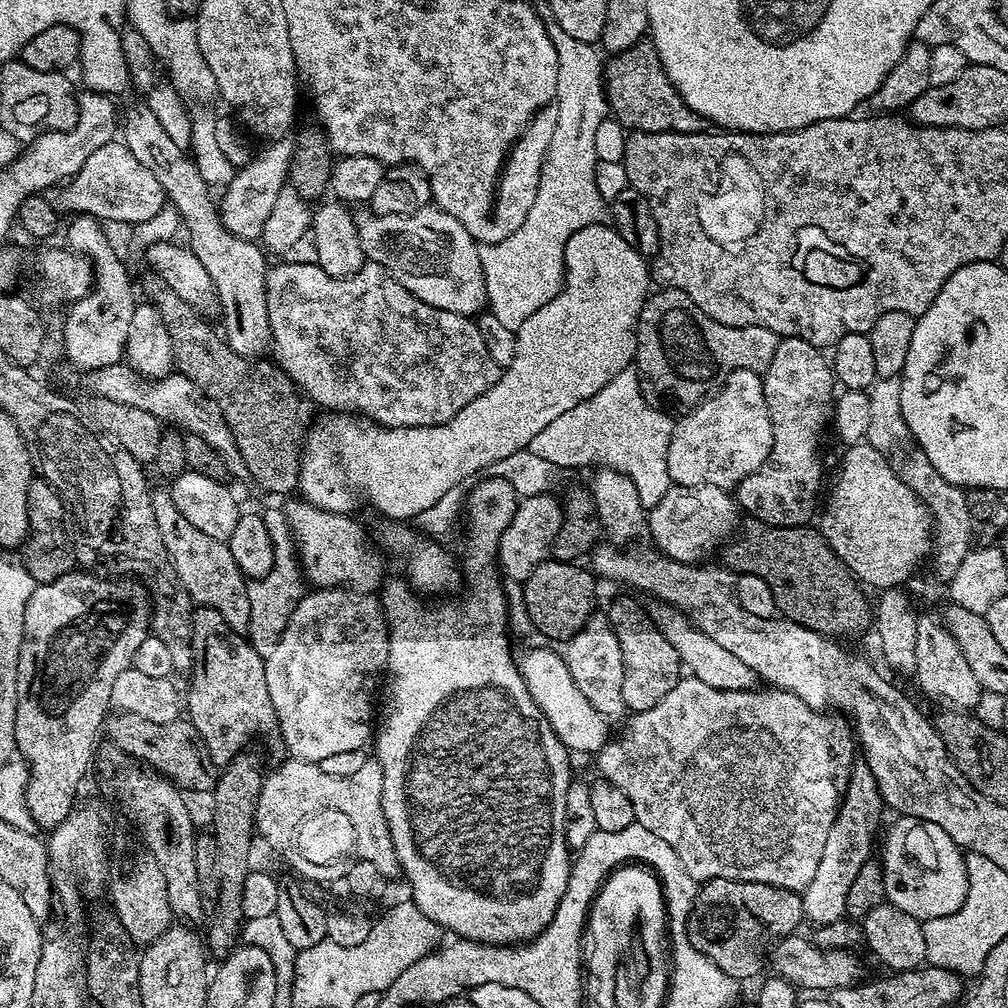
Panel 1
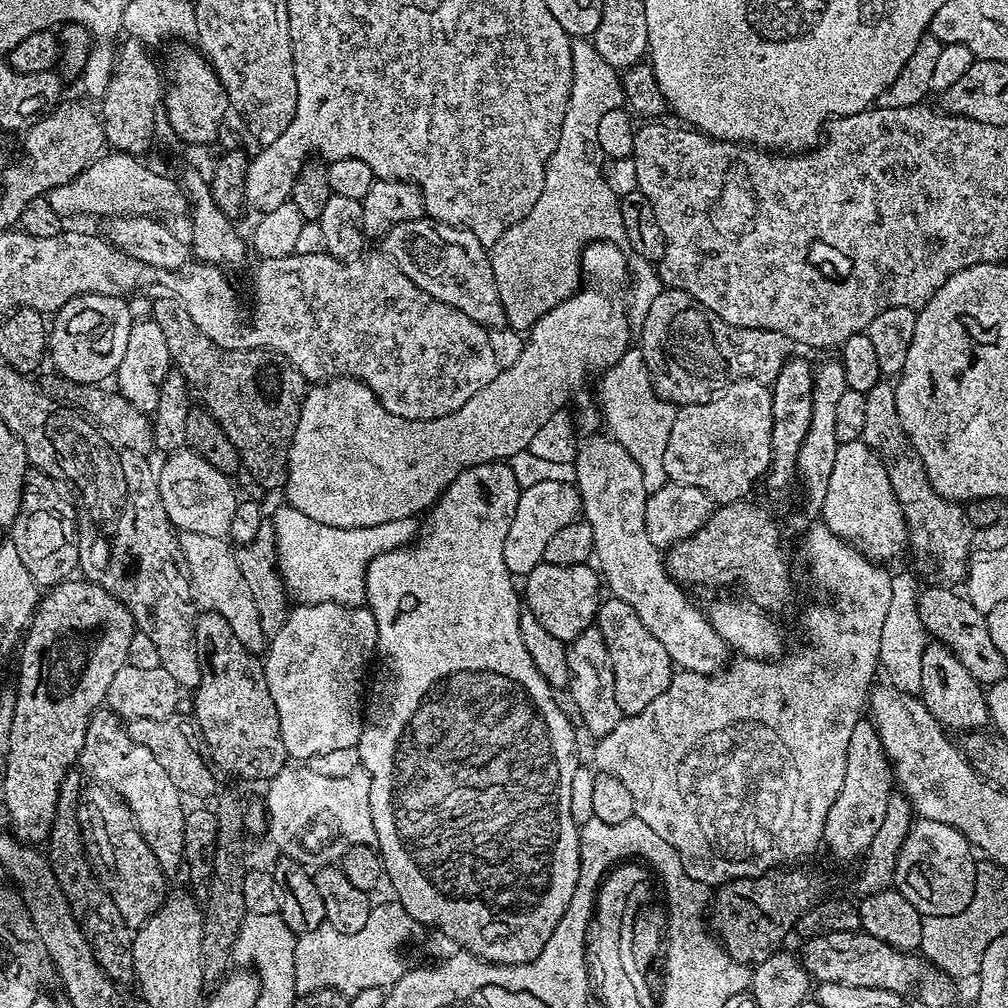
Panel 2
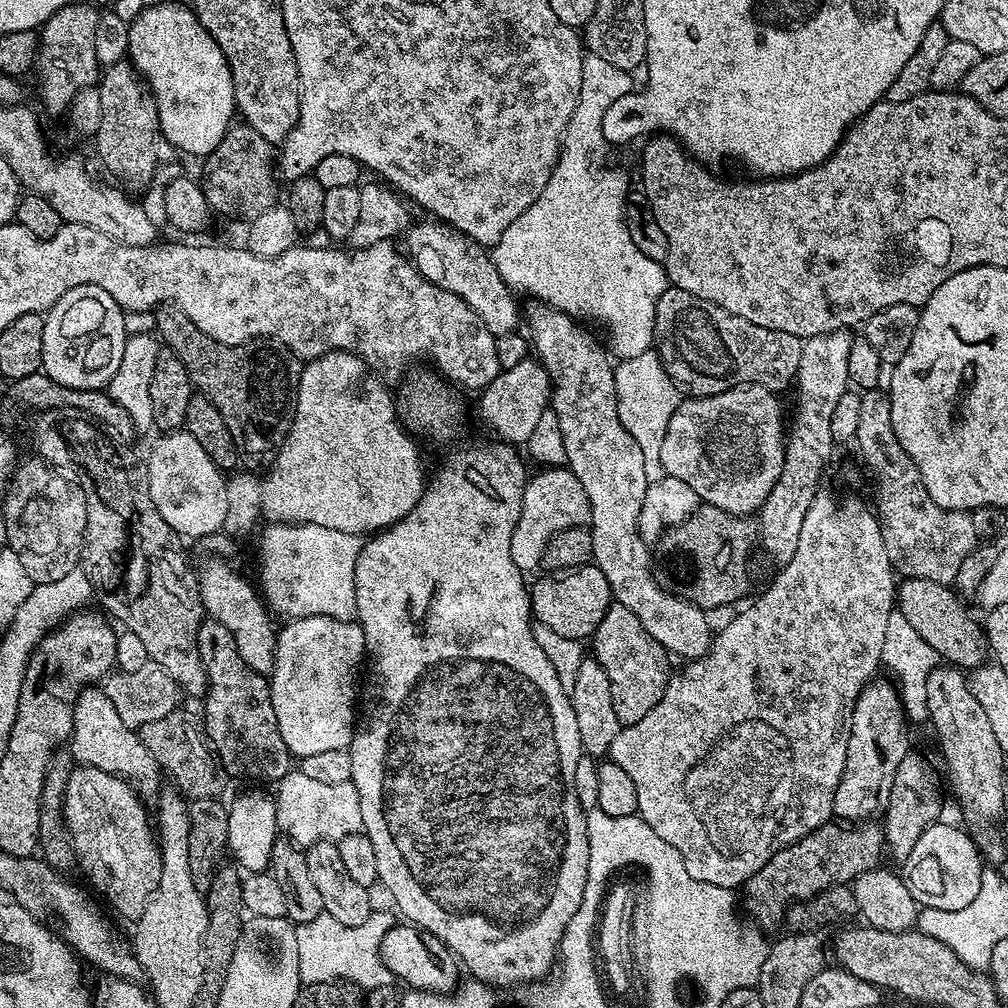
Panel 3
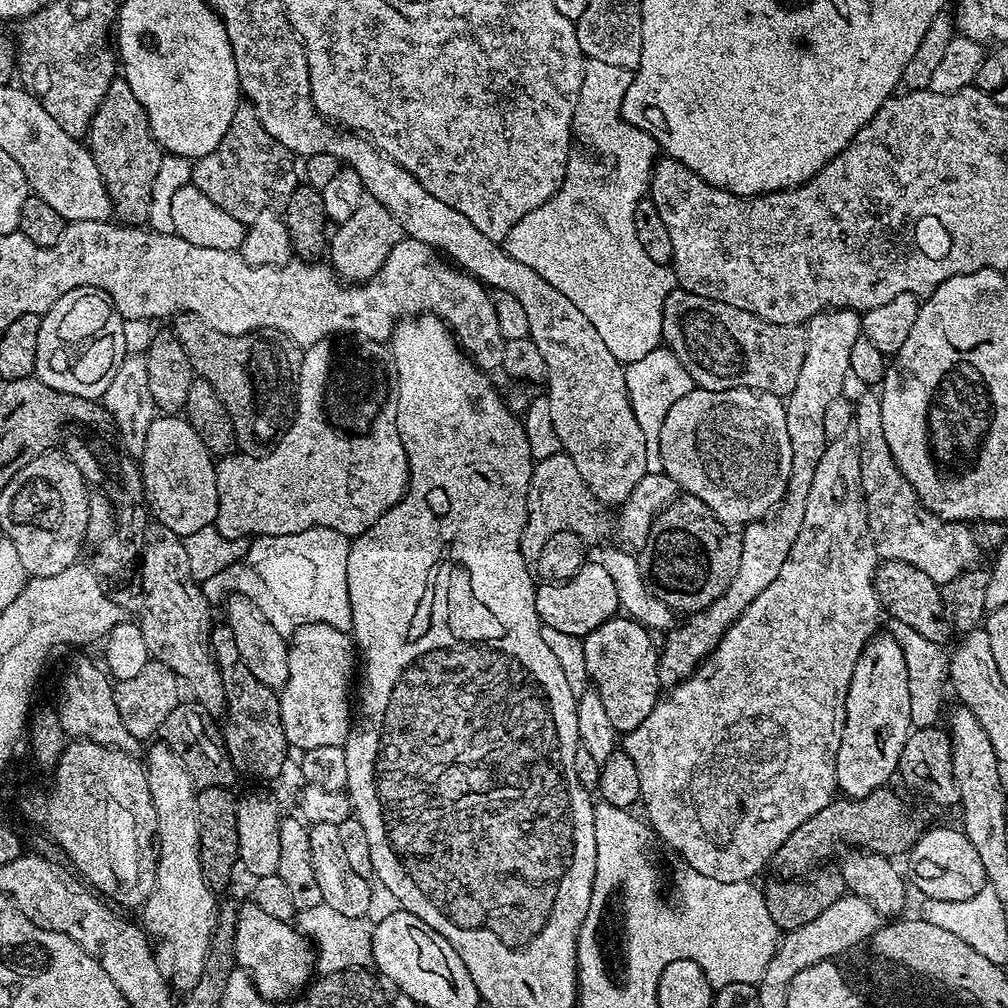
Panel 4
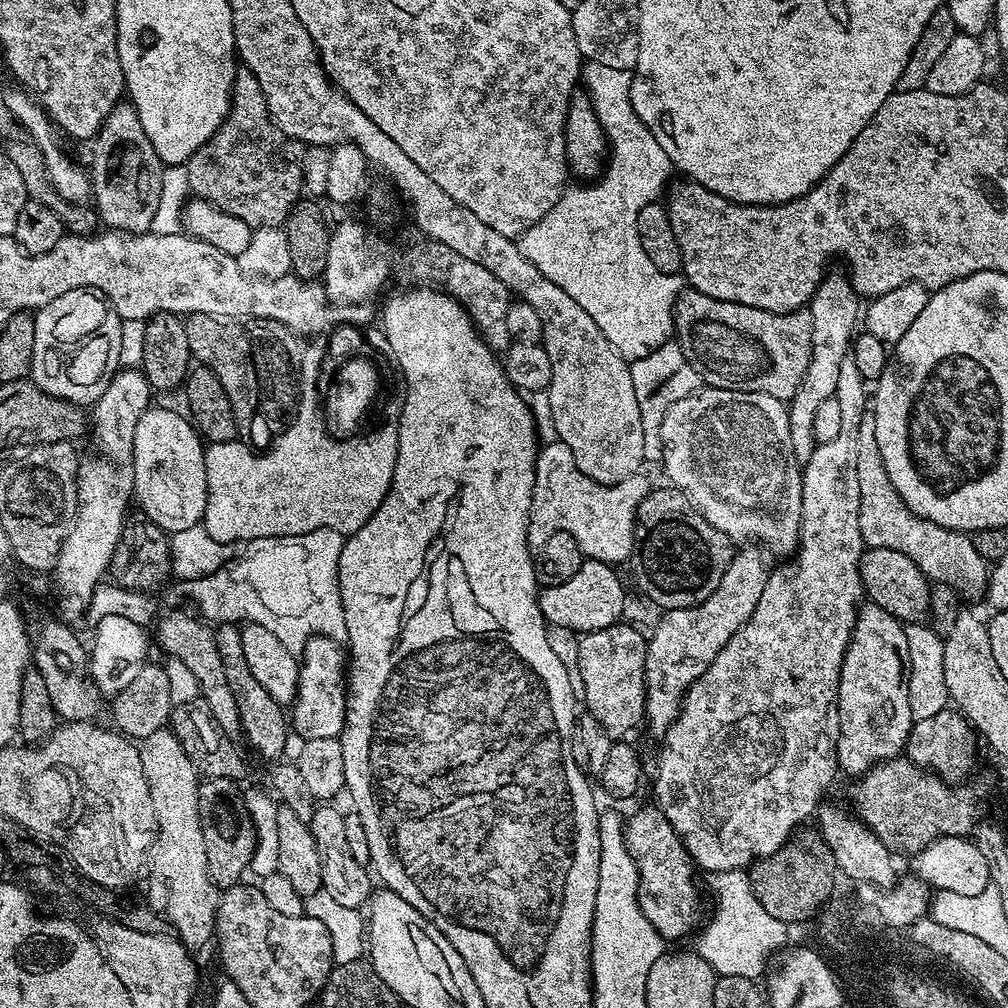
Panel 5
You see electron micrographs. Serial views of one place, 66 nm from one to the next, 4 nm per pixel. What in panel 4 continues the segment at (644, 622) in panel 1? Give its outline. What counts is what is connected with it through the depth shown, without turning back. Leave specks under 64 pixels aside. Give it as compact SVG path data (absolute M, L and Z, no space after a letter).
M617 614L611 620L602 622L602 626L598 626L598 630L583 637L588 679L594 685L596 693L602 698L602 706L618 734L627 734L638 726L642 726L642 722L646 722L646 718L650 718L650 710L654 710L657 700L661 699L660 654L657 641L655 644L652 639L654 636L649 629L624 614Z

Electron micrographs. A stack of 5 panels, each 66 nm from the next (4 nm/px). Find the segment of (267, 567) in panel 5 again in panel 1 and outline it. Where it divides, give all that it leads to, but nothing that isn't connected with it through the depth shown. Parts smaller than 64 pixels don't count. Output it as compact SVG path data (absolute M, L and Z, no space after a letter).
M300 498L285 499L282 507L288 525L292 527L302 575L309 585L316 588L341 587L365 594L381 587L382 580L376 577L380 560L368 549L368 540L363 530L352 521L351 515L326 512Z

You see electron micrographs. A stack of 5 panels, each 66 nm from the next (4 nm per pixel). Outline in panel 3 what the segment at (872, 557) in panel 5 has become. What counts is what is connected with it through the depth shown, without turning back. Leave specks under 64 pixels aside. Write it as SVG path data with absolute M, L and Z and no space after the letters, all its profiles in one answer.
M921 576L899 581L895 607L918 630L922 639L936 651L941 661L961 670L979 668L986 660L986 633L981 621L975 620L964 606L965 601L949 585L930 582Z

